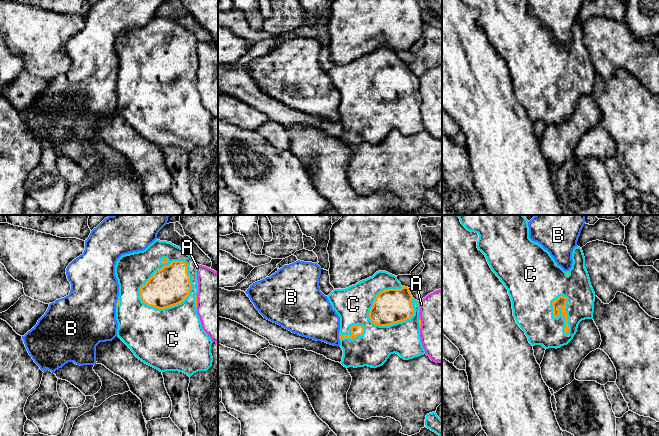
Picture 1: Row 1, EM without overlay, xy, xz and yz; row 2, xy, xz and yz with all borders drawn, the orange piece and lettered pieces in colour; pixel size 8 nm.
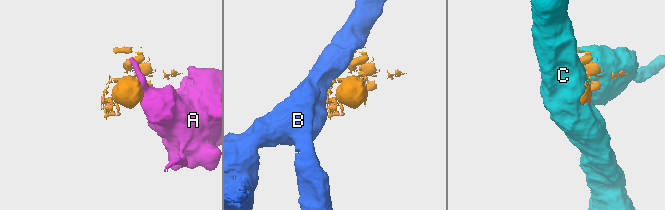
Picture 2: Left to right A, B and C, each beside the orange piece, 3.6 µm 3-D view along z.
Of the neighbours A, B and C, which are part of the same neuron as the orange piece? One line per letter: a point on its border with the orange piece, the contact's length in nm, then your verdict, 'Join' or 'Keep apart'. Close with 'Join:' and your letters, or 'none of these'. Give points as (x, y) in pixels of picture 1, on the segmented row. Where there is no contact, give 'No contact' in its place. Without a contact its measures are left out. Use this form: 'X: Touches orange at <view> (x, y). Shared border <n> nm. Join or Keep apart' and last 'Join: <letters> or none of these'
A: Touches orange at xy (197, 301). Shared border 100 nm. Keep apart
B: Touches orange at xz (339, 337). Shared border 50 nm. Keep apart
C: Touches orange at xy (156, 271). Shared border 480 nm. Join
Join: C

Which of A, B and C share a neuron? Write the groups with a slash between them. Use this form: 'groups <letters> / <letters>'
groups A / B / C

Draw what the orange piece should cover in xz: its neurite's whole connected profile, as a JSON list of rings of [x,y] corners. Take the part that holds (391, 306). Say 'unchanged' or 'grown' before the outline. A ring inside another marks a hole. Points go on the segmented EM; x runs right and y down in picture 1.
grown; [[[378,271],[372,277],[362,280],[346,289],[334,289],[328,296],[332,308],[340,317],[339,339],[343,350],[341,364],[346,367],[377,368],[382,366],[391,354],[398,354],[404,360],[426,354],[420,338],[421,320],[419,301],[411,295],[409,288],[402,286],[395,275]]]

